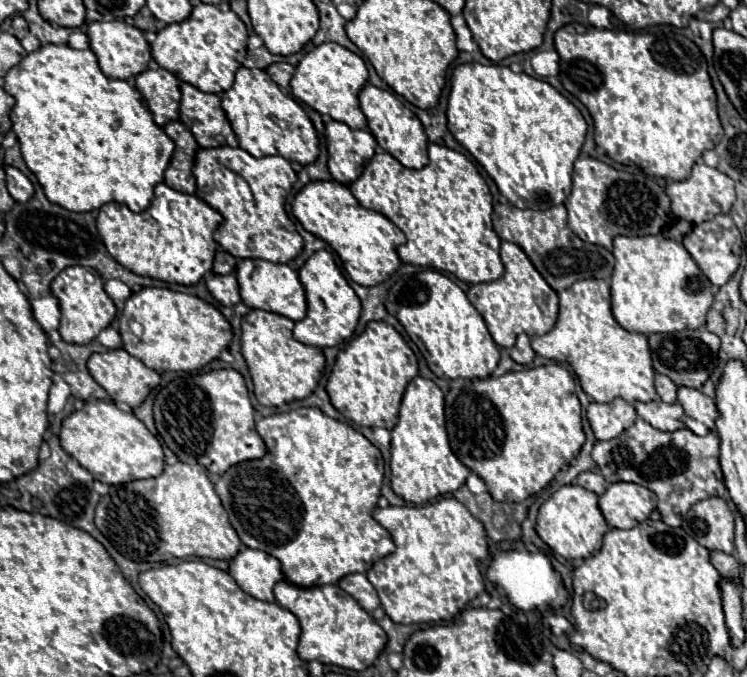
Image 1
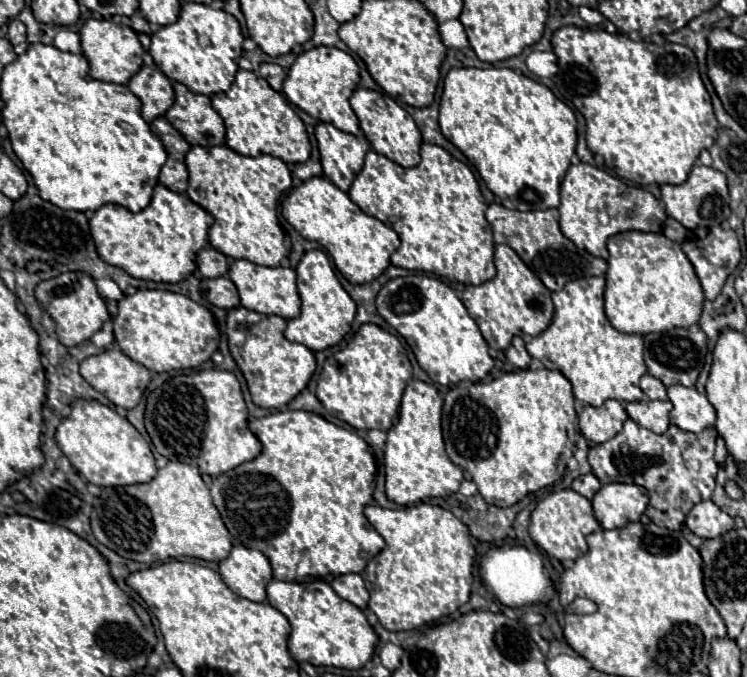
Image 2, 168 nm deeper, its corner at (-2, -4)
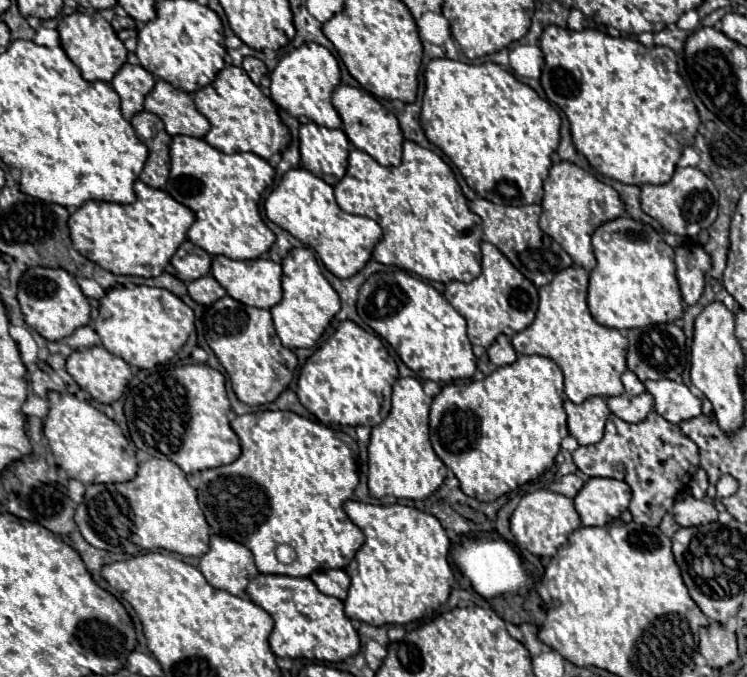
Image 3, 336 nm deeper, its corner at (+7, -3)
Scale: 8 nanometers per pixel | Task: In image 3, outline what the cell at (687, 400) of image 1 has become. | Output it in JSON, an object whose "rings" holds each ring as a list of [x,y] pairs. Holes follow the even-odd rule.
{"rings":[[[670,379],[646,381],[648,393],[656,399],[656,413],[670,423],[682,423],[698,417],[702,413],[702,399],[690,393],[684,383]]]}

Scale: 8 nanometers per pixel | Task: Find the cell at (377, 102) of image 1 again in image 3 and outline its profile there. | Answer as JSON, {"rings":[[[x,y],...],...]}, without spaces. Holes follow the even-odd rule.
{"rings":[[[338,85],[332,95],[332,103],[344,123],[344,133],[348,135],[350,143],[366,151],[370,157],[374,157],[380,165],[398,165],[402,163],[402,143],[404,135],[400,129],[400,123],[392,111],[388,111],[374,95],[370,95],[364,89],[356,89],[350,85]]]}

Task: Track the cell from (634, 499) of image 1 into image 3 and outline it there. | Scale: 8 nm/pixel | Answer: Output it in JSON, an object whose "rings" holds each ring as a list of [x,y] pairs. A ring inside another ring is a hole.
{"rings":[[[590,479],[574,497],[576,511],[586,527],[600,527],[618,519],[630,505],[630,487],[616,479]]]}

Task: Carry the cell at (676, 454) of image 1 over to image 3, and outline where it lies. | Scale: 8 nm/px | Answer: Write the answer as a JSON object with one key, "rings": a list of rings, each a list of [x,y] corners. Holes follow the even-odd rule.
{"rings":[[[652,411],[648,419],[638,425],[610,415],[602,441],[596,445],[578,447],[572,457],[576,467],[588,477],[612,477],[626,481],[632,489],[632,501],[628,509],[634,521],[650,527],[660,525],[662,515],[672,507],[672,499],[692,481],[694,473],[700,469],[696,443],[682,435],[678,425],[668,423],[656,411]]]}

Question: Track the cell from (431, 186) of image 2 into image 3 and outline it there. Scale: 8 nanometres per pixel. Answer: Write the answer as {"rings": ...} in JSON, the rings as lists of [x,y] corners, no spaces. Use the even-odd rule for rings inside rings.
{"rings":[[[404,141],[402,165],[384,167],[376,163],[368,153],[360,149],[352,149],[348,157],[346,177],[334,187],[334,195],[338,205],[352,215],[364,215],[374,219],[382,231],[384,239],[374,247],[372,257],[382,265],[394,265],[404,271],[416,273],[428,281],[472,281],[482,273],[480,259],[480,243],[482,243],[482,219],[470,211],[468,199],[464,197],[454,171],[440,155],[430,149],[420,147],[414,141]]]}

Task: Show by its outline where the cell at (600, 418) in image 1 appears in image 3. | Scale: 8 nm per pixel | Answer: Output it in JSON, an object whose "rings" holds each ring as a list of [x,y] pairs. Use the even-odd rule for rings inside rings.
{"rings":[[[590,397],[582,405],[566,399],[564,411],[568,415],[568,431],[580,445],[594,445],[602,439],[604,423],[610,415],[606,399]]]}

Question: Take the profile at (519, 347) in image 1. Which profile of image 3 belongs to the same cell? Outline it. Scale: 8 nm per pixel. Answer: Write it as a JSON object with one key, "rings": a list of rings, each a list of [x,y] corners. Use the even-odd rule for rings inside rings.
{"rings":[[[506,335],[496,337],[496,341],[488,349],[488,357],[498,367],[510,365],[510,363],[514,363],[518,359],[518,355],[516,355],[516,351],[514,351],[514,347],[512,347],[512,343],[510,343],[510,339]]]}

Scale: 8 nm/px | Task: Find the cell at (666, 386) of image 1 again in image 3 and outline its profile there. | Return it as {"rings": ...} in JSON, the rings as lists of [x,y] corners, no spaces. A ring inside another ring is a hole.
{"rings":[[[626,371],[626,373],[622,375],[622,383],[624,383],[626,395],[642,395],[642,393],[646,393],[644,383],[642,383],[632,371]]]}

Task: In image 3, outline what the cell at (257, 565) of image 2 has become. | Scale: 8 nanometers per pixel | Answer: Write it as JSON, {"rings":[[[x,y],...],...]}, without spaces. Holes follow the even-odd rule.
{"rings":[[[220,535],[210,537],[210,551],[200,557],[200,571],[212,587],[236,597],[246,597],[250,579],[258,575],[250,549]]]}

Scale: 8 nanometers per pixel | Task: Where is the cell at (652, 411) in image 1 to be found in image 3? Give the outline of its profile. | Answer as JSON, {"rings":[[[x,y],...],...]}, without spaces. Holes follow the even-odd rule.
{"rings":[[[642,393],[638,397],[618,395],[608,399],[608,407],[616,417],[624,419],[626,423],[640,423],[654,409],[654,397],[650,393]]]}

